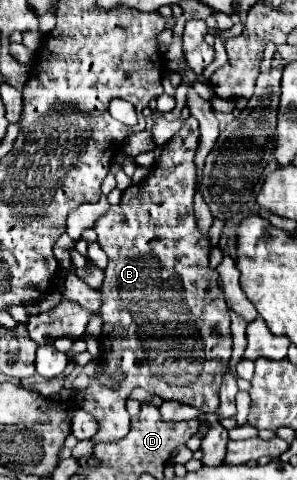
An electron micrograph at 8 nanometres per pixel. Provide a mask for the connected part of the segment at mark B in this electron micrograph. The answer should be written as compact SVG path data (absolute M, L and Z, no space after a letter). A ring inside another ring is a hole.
M174 156L166 162L162 158L160 164L154 166L150 176L142 180L140 184L130 186L124 190L120 204L110 206L110 210L96 220L94 230L98 234L98 244L108 256L108 266L104 268L104 282L96 290L102 298L102 306L98 312L88 312L86 308L78 306L72 300L62 298L58 306L54 306L50 312L40 312L36 316L30 316L28 320L28 336L38 344L52 344L56 338L66 336L66 338L80 338L84 334L84 328L88 320L98 314L104 324L102 324L102 334L100 334L100 344L102 344L102 366L106 374L114 378L116 370L124 372L124 380L120 382L120 388L108 388L100 384L98 380L92 380L90 386L86 388L86 396L80 402L82 410L90 412L98 420L98 434L92 438L94 442L118 442L122 436L128 432L128 412L126 412L126 398L128 394L136 388L142 386L144 390L160 396L162 400L178 400L184 404L190 404L198 408L200 412L216 412L218 410L218 388L222 382L222 372L226 372L226 360L230 360L232 352L232 336L230 336L230 310L226 308L220 284L218 284L218 272L210 268L208 264L208 254L210 254L210 236L202 234L196 216L194 216L194 186L196 186L196 168L194 168L194 156ZM178 298L178 302L186 304L186 310L190 310L192 320L196 322L196 334L204 336L204 352L198 352L198 356L184 356L182 360L182 350L156 350L160 346L156 344L138 344L138 330L142 330L142 324L148 324L146 318L140 312L142 302L158 302L158 308L170 308L170 302ZM156 356L162 356L162 368L166 372L172 372L172 376L156 376L154 368L156 366Z

